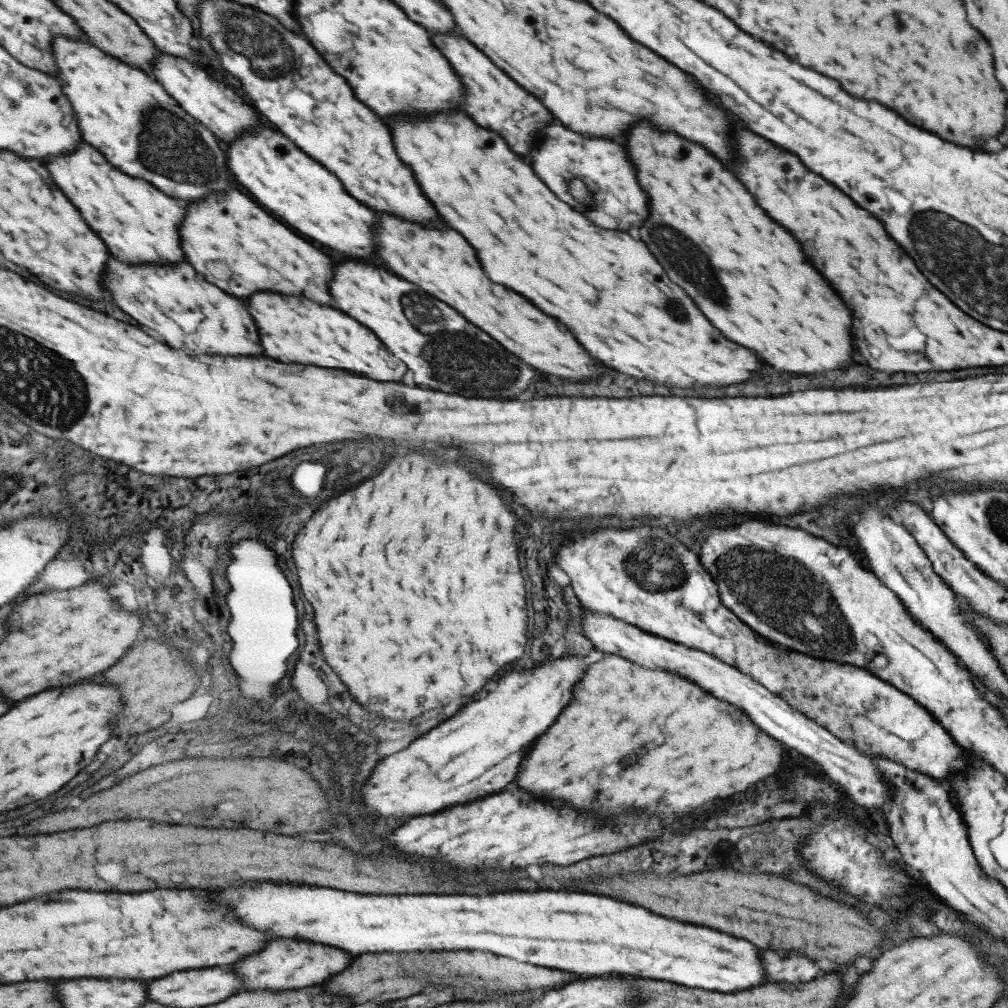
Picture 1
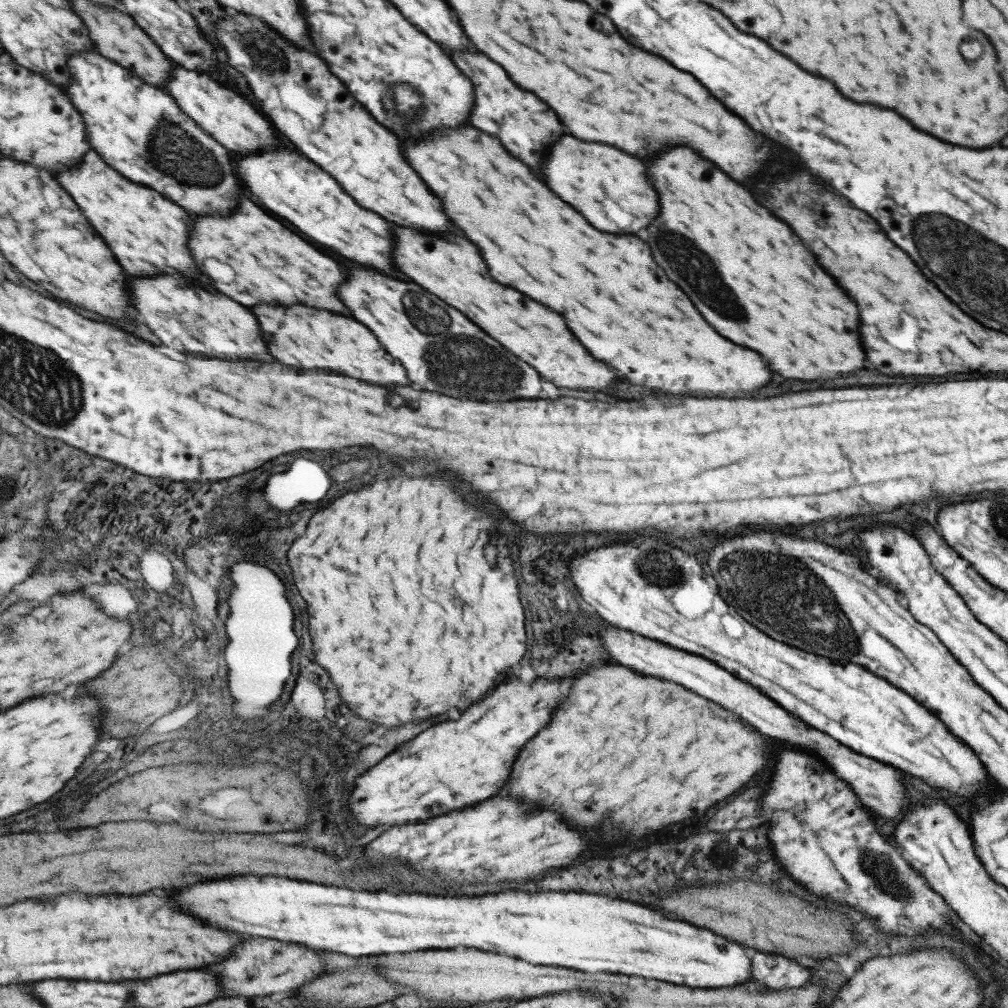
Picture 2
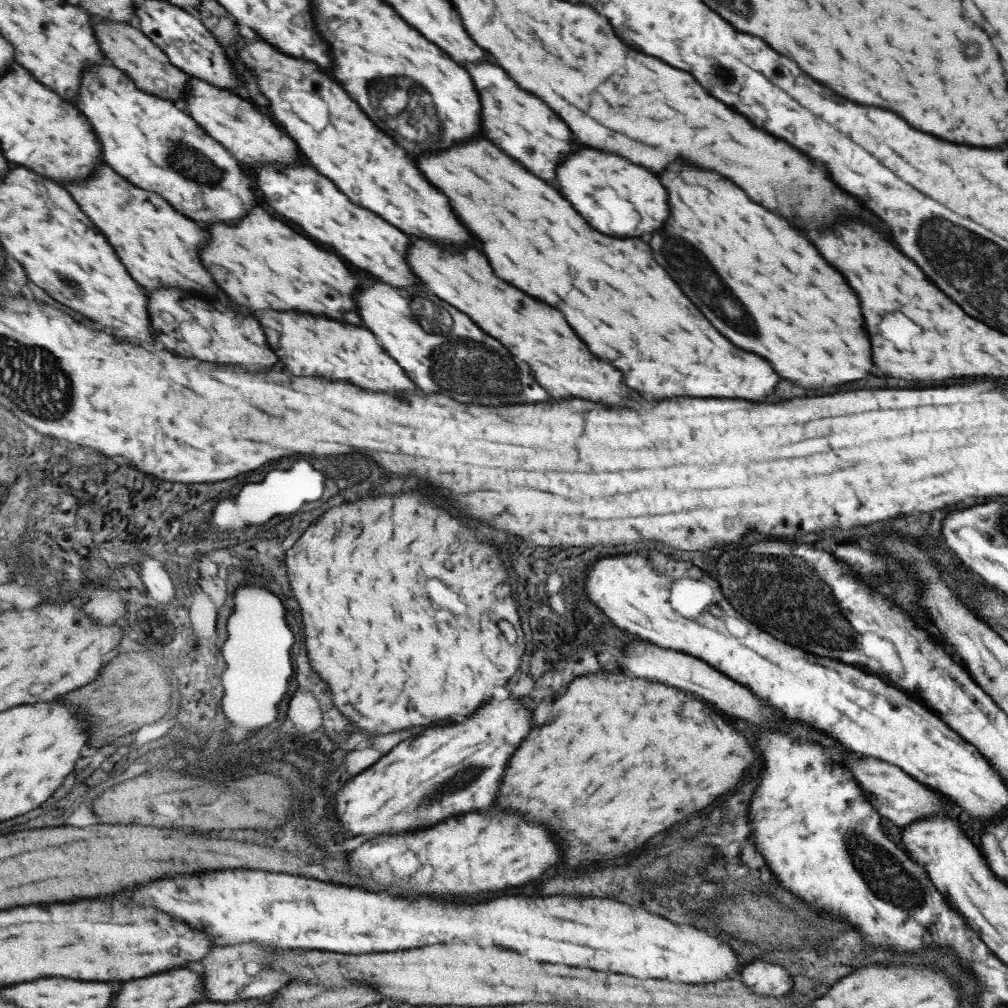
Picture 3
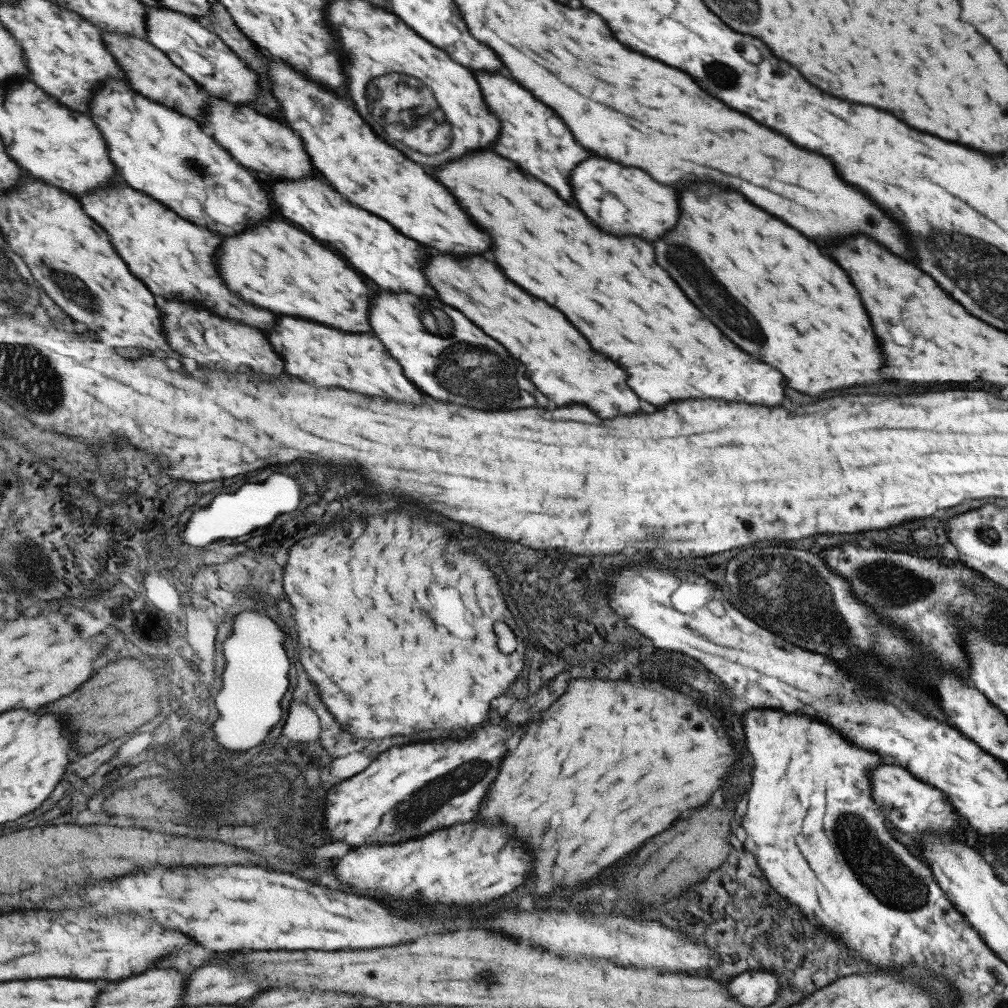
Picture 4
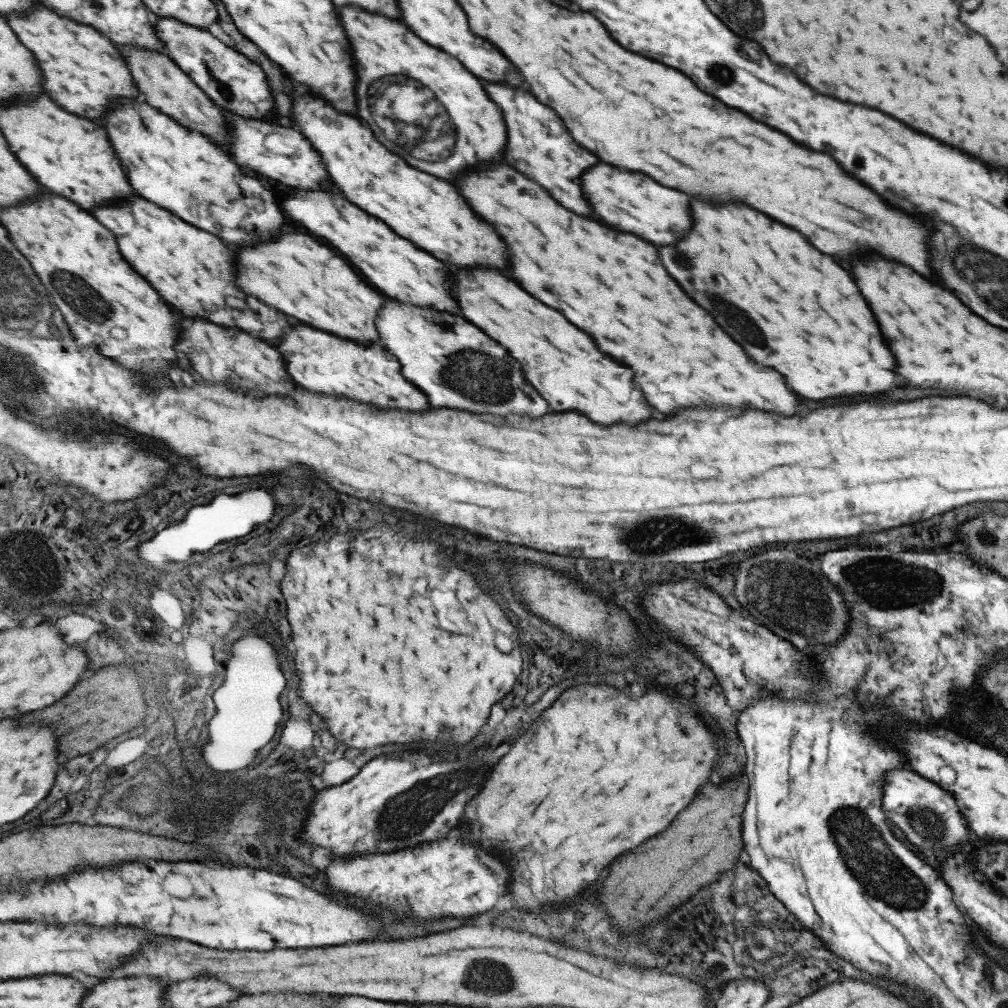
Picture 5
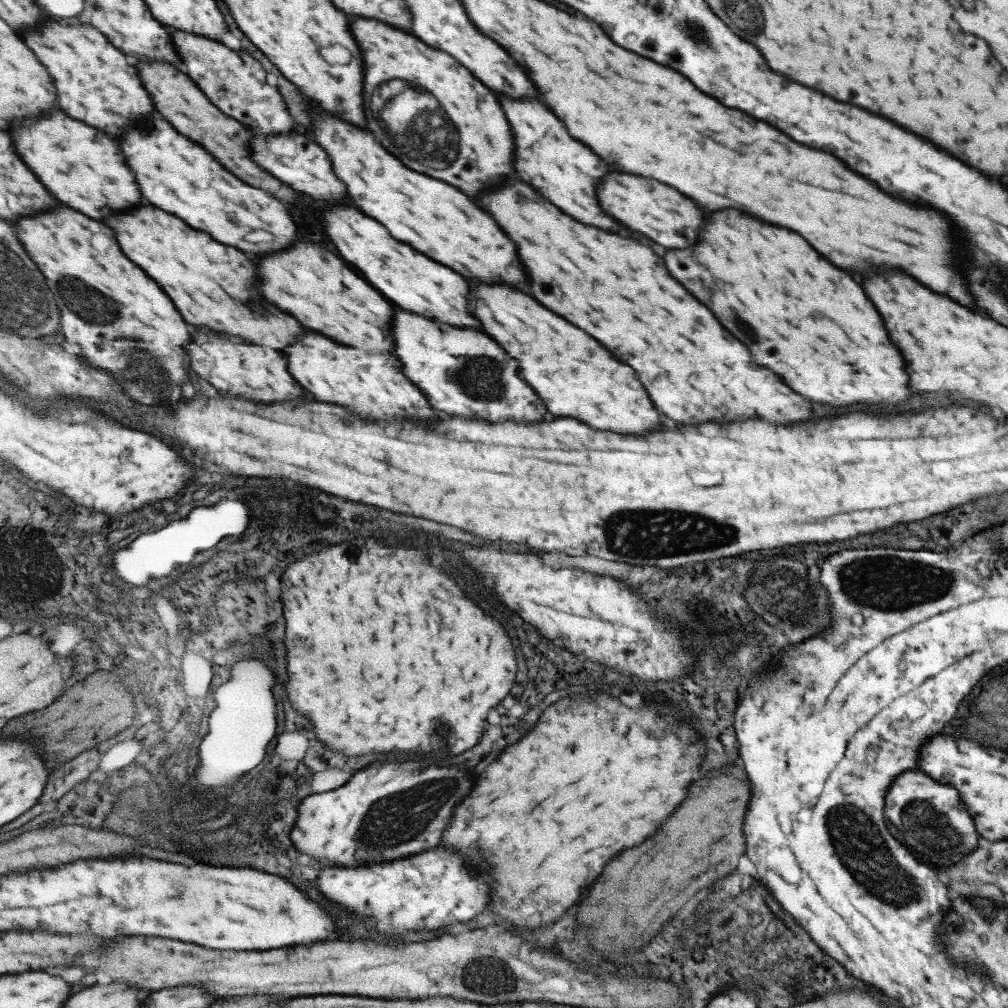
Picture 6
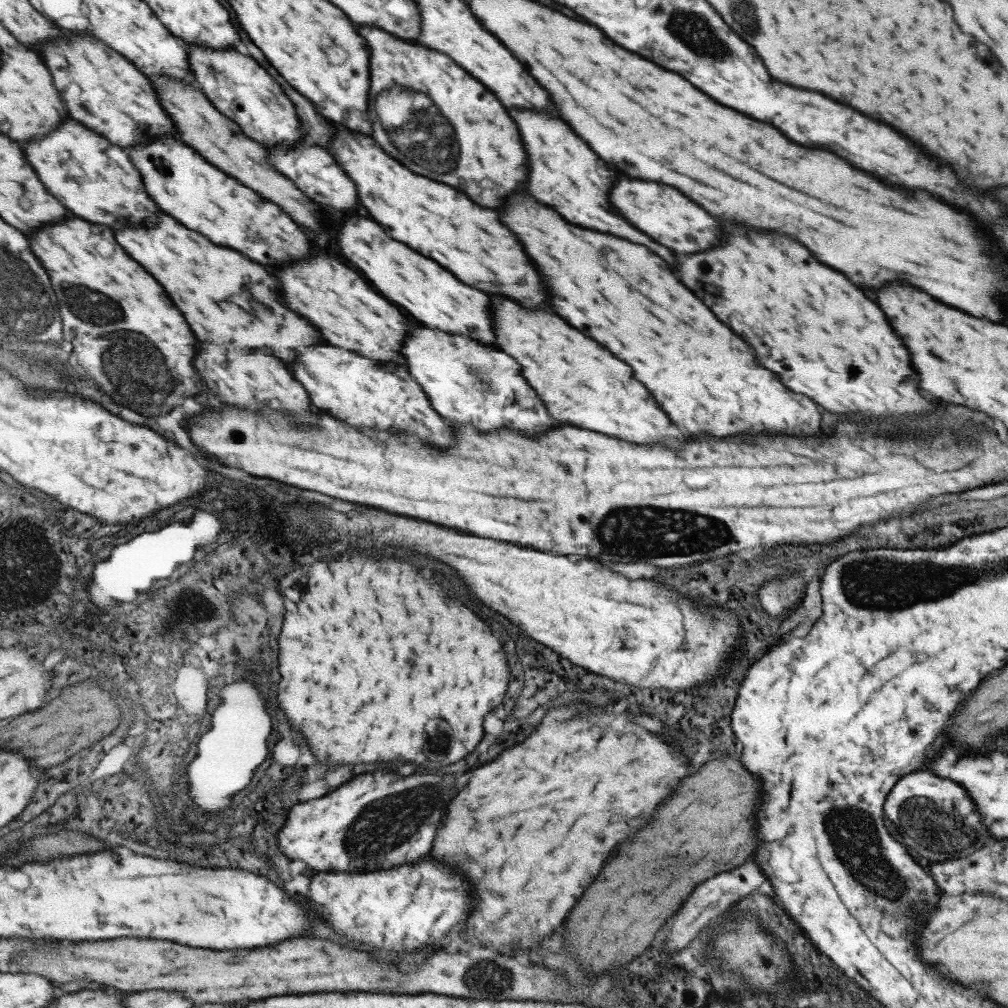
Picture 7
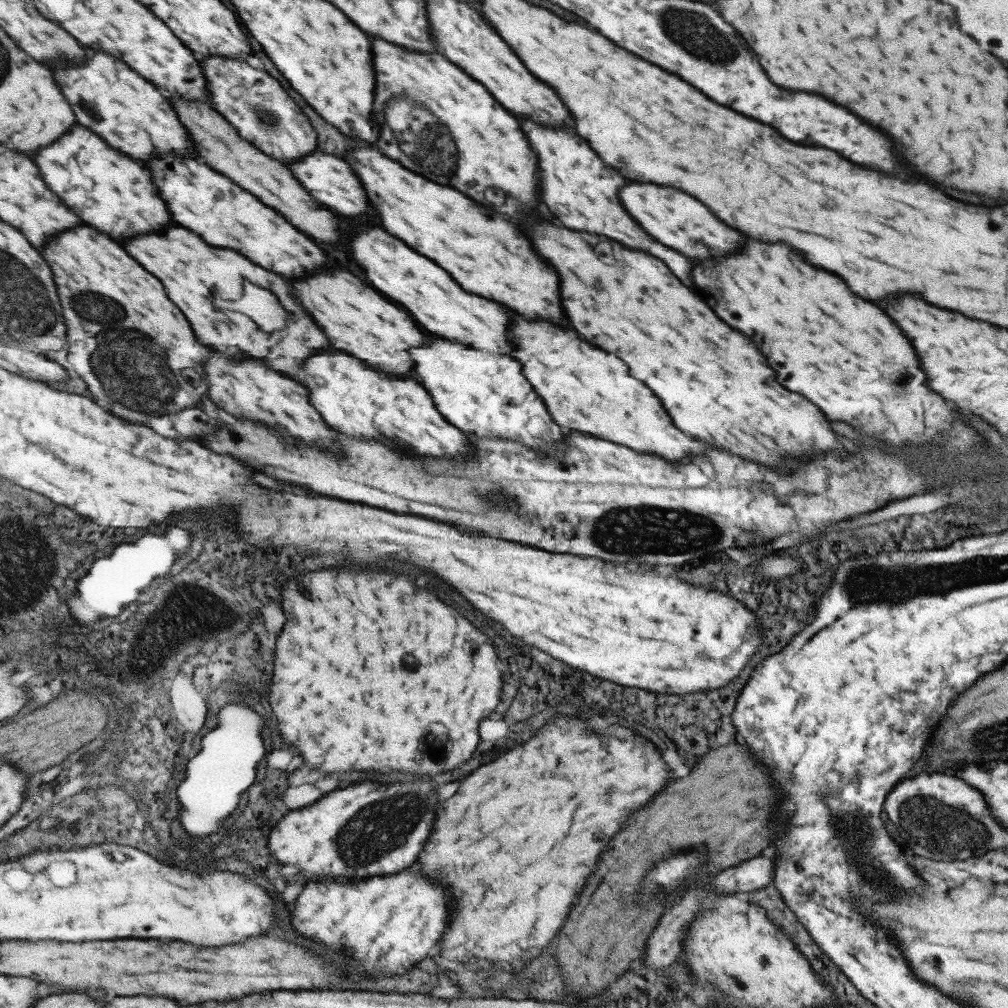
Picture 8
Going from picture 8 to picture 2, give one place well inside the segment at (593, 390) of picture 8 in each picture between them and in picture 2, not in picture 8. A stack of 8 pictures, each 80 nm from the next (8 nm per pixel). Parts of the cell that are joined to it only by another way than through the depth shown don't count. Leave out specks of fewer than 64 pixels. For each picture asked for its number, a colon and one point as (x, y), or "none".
2: (451, 268)
3: (536, 333)
4: (561, 365)
5: (560, 362)
6: (574, 376)
7: (579, 382)

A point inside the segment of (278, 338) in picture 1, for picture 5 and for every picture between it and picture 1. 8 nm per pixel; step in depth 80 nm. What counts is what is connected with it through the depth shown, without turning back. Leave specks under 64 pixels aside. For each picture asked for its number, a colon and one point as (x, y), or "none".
2: (317, 339)
3: (348, 353)
4: (357, 362)
5: (321, 362)

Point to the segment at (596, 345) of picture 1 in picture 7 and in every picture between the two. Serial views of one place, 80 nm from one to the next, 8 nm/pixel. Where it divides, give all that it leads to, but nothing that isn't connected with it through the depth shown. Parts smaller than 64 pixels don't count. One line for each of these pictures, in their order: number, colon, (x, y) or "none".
2: (530, 240)
3: (640, 322)
4: (641, 320)
5: (680, 358)
6: (693, 370)
7: (706, 379)

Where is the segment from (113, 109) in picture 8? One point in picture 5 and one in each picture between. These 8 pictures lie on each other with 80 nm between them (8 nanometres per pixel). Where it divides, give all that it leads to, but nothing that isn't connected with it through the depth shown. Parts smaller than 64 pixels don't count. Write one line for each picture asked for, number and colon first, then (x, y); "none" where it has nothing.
5: (84, 71)
6: (98, 83)
7: (103, 89)

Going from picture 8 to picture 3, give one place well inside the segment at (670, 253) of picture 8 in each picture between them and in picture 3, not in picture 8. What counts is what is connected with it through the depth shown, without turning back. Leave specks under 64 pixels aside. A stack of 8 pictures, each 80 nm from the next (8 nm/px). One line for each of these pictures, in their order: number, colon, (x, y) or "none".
3: (514, 119)
4: (532, 136)
5: (539, 147)
6: (561, 169)
7: (563, 173)

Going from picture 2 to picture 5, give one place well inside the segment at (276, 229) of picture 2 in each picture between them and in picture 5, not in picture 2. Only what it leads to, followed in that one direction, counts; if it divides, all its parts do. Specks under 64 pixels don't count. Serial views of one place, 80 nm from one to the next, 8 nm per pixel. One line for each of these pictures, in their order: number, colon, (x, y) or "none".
3: (261, 263)
4: (274, 265)
5: (293, 273)

